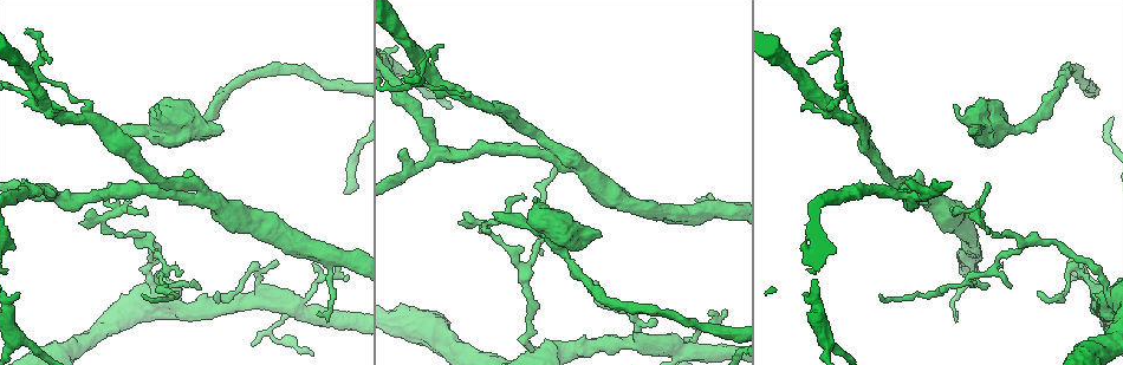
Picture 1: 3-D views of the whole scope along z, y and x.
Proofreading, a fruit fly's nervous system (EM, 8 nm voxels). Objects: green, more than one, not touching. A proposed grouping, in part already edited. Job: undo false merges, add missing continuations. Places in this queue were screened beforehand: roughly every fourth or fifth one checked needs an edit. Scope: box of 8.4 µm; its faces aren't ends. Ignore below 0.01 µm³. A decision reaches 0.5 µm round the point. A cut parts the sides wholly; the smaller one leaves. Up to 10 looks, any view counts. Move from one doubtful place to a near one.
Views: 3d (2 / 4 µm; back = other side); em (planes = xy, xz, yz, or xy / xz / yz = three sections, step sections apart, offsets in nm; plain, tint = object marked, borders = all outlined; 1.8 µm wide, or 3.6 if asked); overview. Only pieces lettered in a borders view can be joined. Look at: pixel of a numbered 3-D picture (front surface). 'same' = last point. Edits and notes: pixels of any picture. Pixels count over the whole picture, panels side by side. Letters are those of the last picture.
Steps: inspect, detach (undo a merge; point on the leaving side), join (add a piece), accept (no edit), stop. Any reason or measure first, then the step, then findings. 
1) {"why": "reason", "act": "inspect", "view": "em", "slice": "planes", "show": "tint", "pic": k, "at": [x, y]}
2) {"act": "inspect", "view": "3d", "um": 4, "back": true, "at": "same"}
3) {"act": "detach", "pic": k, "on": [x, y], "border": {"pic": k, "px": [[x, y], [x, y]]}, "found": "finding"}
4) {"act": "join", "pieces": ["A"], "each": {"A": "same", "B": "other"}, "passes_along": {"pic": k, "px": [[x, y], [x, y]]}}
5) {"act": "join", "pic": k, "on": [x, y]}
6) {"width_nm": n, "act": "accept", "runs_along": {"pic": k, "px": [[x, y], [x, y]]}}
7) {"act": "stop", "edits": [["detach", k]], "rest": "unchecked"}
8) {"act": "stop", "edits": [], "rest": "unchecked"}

{"why": "branch stops here", "act": "inspect", "view": "3d", "um": 4, "pic": 1, "at": [600, 238]}

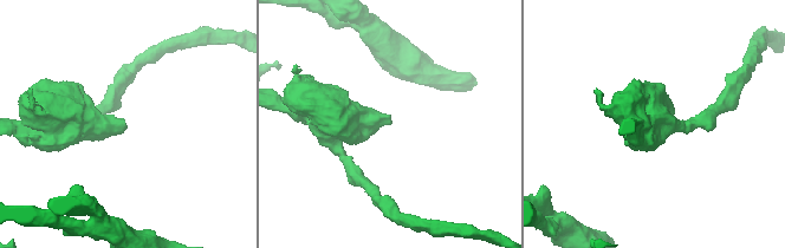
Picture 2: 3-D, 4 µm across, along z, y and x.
{"why": "now the EM", "act": "inspect", "view": "em", "slice": "planes", "show": "borders", "pic": 2, "at": [391, 122]}

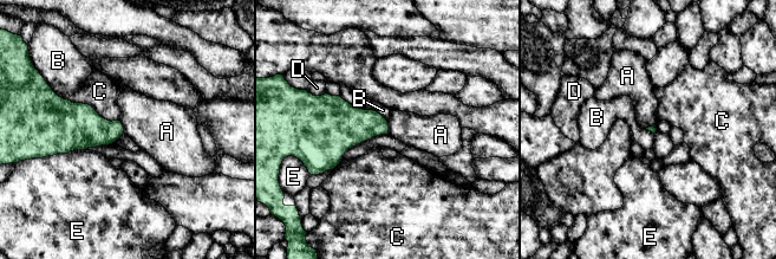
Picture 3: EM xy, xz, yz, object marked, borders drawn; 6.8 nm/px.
{"act": "accept", "each": {"A": "other", "B": "other", "C": "other", "D": "other", "E": "other"}, "border": {"pic": 3, "px": [[119, 120], [124, 133]]}, "found": "no lettered piece goes on from it"}

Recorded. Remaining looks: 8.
{"why": "branch stops here", "act": "inspect", "view": "em", "um": 3.6, "slice": "yz", "step": 8, "show": "plain", "pic": 1, "at": [157, 107]}

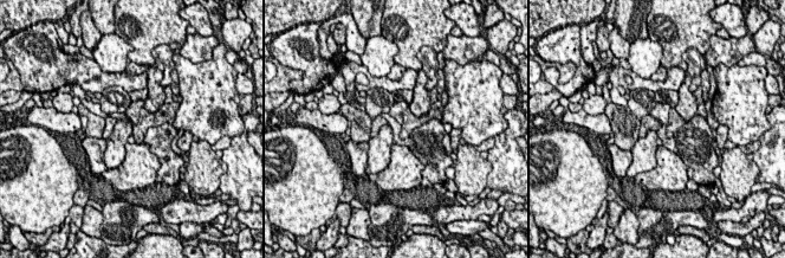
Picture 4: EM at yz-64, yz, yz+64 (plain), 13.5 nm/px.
{"why": "what lies round it", "act": "inspect", "view": "em", "um": 3.6, "slice": "yz", "step": 8, "show": "borders", "at": "same"}

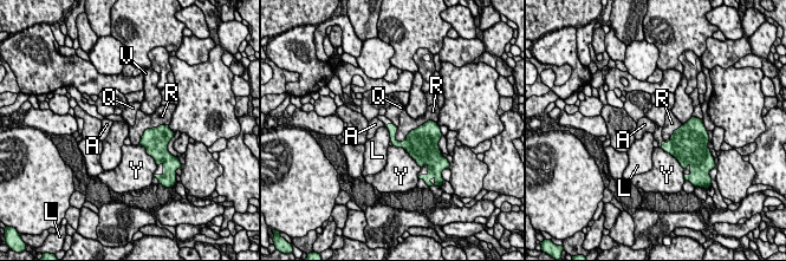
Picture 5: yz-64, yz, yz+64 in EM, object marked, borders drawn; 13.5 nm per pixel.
{"act": "accept", "each": {"A": "other", "L": "other", "Q": "other", "R": "other", "V": "other", "Y": "other"}, "border": {"pic": 5, "px": [[387, 126], [390, 137]]}, "found": "no lettered piece goes on from it"}

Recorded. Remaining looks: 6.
{"why": "thin end", "act": "inspect", "view": "em", "slice": "planes", "show": "borders", "pic": 1, "at": [27, 31]}

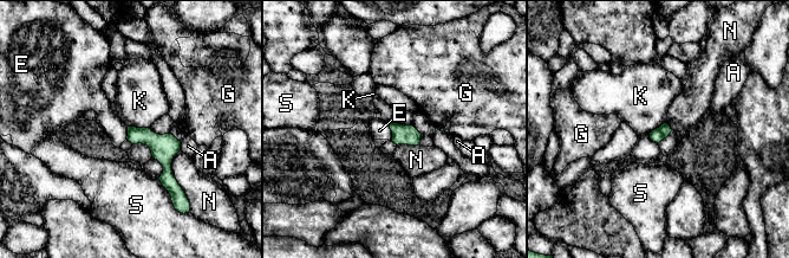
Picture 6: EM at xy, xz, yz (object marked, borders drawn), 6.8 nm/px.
{"act": "accept", "each": {"A": "other", "E": "other", "G": "other", "K": "other", "N": "other", "S": "other"}, "border": {"pic": 6, "px": [[128, 127], [125, 139]]}, "found": "no lettered piece goes on from it"}

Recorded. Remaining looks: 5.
{"why": "three-way junction", "act": "inspect", "view": "em", "slice": "xy", "step": 16, "show": "borders", "pic": 1, "at": [44, 104]}

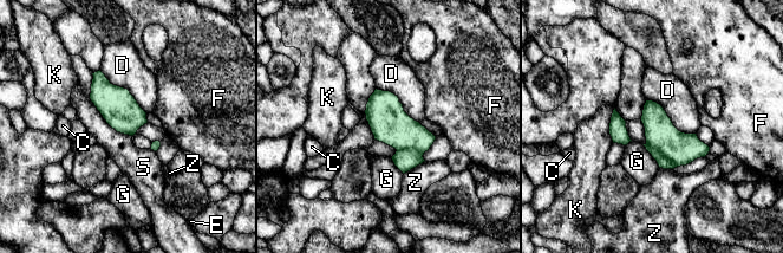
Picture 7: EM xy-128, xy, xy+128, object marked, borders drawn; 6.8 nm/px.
{"act": "accept", "each": {"C": "other", "D": "other", "E": "other", "F": "other", "G": "other", "K": "other", "S": "other", "Z": "other"}, "border": {"pic": 7, "px": [[89, 98], [112, 128], [131, 136]]}, "found": "one neuron here"}

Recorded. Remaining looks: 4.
{"act": "stop", "edits": [], "rest": "unchecked"}

